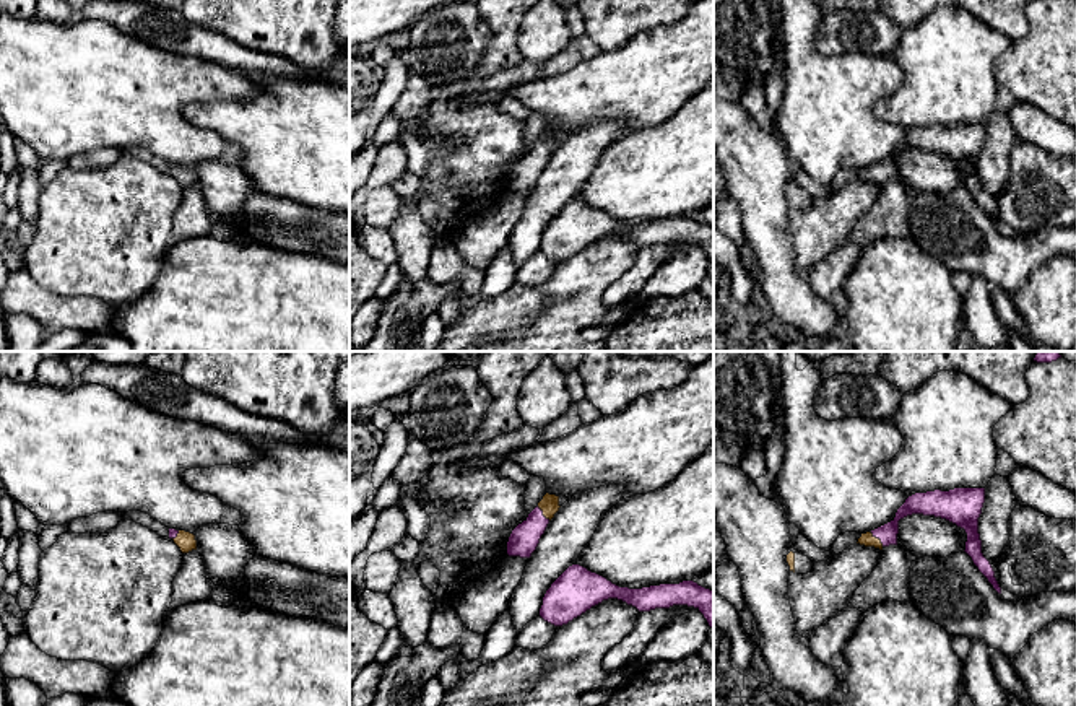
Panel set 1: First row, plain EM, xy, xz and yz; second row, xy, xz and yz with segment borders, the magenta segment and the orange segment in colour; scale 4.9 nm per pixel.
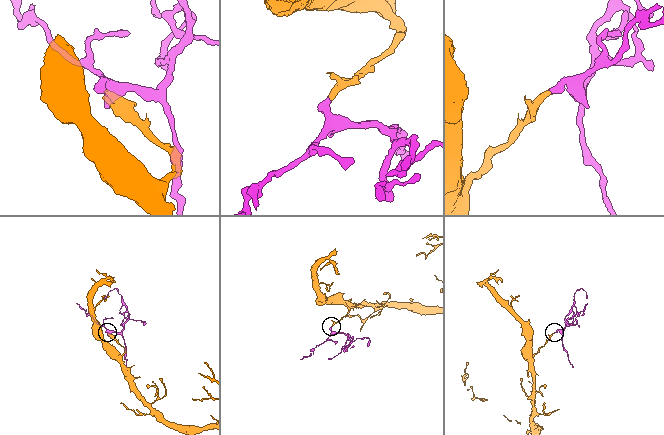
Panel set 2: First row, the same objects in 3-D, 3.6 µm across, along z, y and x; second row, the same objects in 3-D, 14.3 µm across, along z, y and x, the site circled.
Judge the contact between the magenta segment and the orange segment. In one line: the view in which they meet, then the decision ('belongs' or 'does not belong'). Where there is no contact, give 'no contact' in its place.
yz | belongs

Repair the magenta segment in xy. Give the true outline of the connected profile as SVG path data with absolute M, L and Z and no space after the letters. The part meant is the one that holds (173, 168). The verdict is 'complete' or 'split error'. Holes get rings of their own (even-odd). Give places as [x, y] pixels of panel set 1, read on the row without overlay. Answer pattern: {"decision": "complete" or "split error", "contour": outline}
{"decision": "split error", "contour": "M169 164L169 174L180 184L182 189L189 189L197 185L195 171L185 166Z"}

